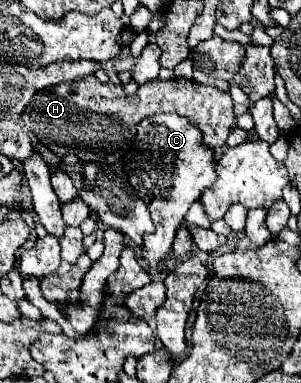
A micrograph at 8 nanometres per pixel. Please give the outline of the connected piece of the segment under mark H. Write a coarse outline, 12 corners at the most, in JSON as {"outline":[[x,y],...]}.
{"outline":[[93,75],[37,91],[23,123],[59,157],[113,165],[157,111],[197,121],[211,149],[231,95],[175,77]]}

